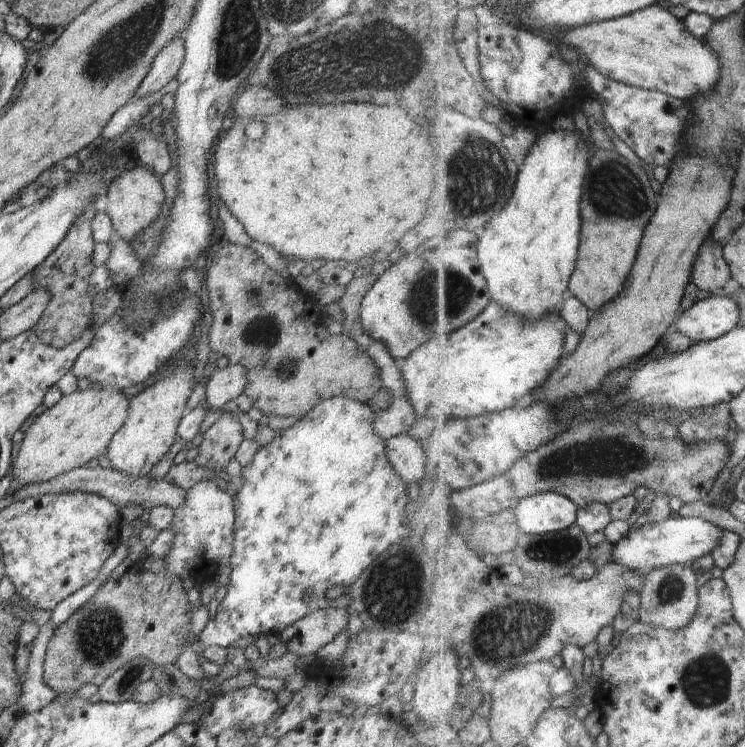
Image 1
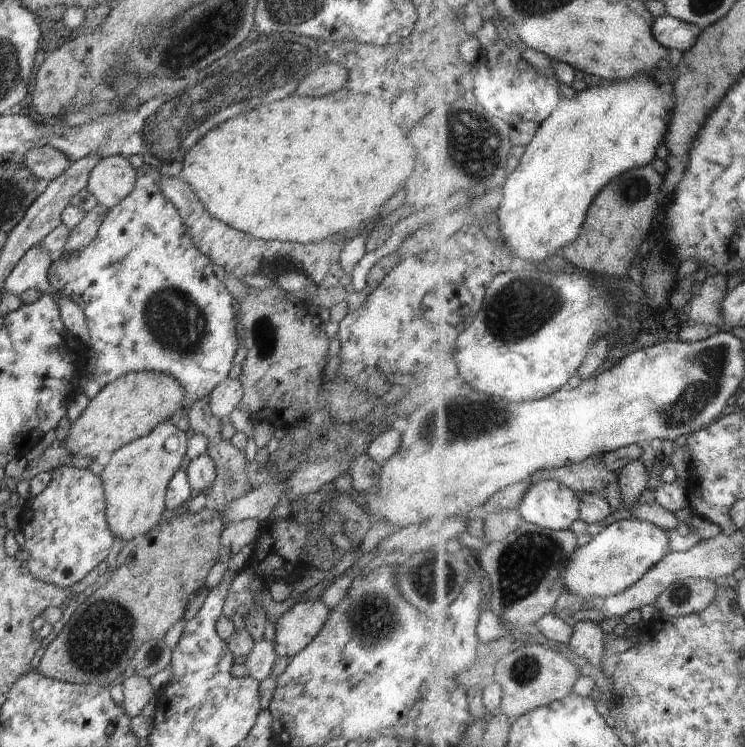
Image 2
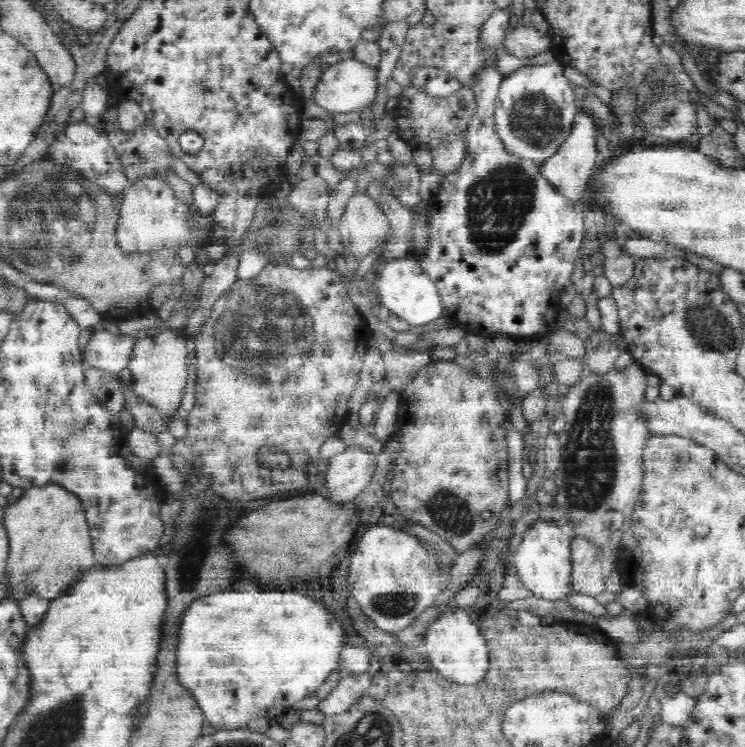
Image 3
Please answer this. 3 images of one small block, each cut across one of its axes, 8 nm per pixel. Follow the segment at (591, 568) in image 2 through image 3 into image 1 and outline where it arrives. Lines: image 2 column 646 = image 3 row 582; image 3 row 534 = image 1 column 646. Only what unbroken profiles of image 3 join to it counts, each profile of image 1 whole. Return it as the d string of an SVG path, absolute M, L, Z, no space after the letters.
M674 517L662 521L648 522L631 529L614 546L613 561L633 571L647 572L658 567L677 564L690 565L704 554L713 553L720 544L724 530L700 517Z

